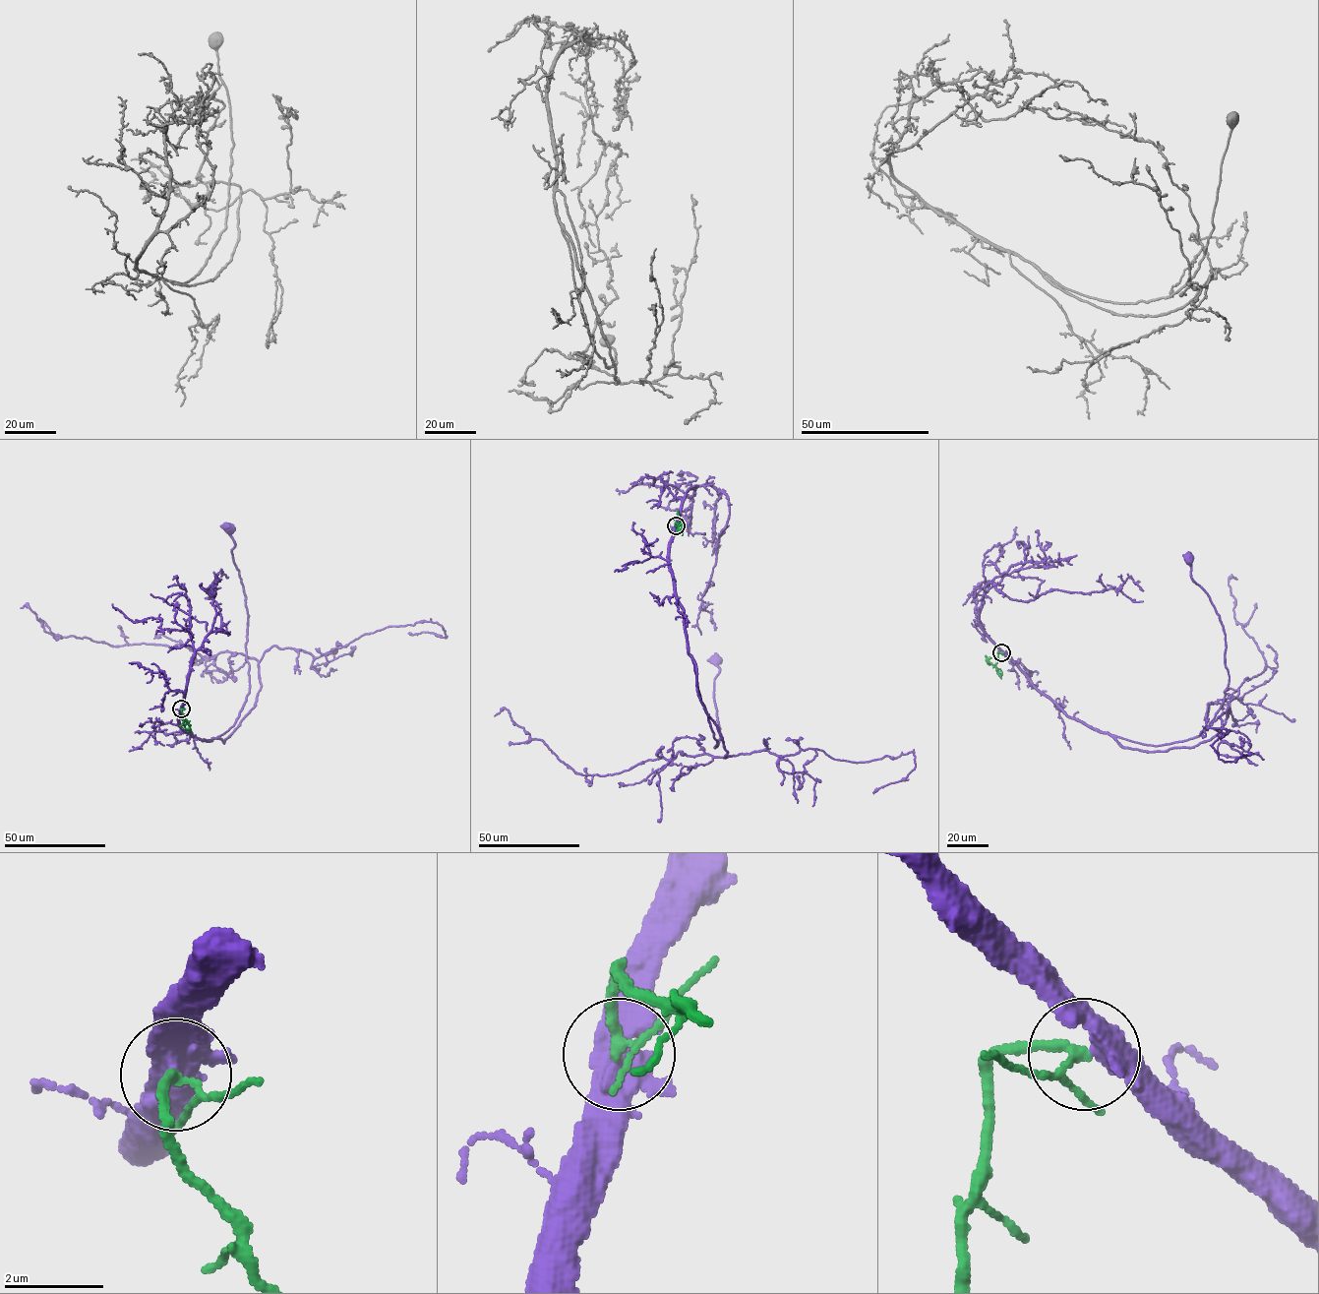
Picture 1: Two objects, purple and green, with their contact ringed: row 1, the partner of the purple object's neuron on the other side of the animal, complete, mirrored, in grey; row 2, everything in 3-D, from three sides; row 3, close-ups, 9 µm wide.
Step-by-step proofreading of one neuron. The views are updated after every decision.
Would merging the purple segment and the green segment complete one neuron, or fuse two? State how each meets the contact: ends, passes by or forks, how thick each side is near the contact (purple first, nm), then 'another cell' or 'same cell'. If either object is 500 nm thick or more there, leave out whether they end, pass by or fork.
purple forks there; green forks there; 400 nm thick on the purple side, 140 nm on the other; same cell

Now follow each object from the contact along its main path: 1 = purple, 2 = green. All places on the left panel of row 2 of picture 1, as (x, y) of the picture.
1: (181, 708), (180, 728), (202, 740), (210, 740), (232, 725), (249, 692), (248, 616), (229, 526)
2: (181, 708), (188, 721), (184, 720), (179, 726)

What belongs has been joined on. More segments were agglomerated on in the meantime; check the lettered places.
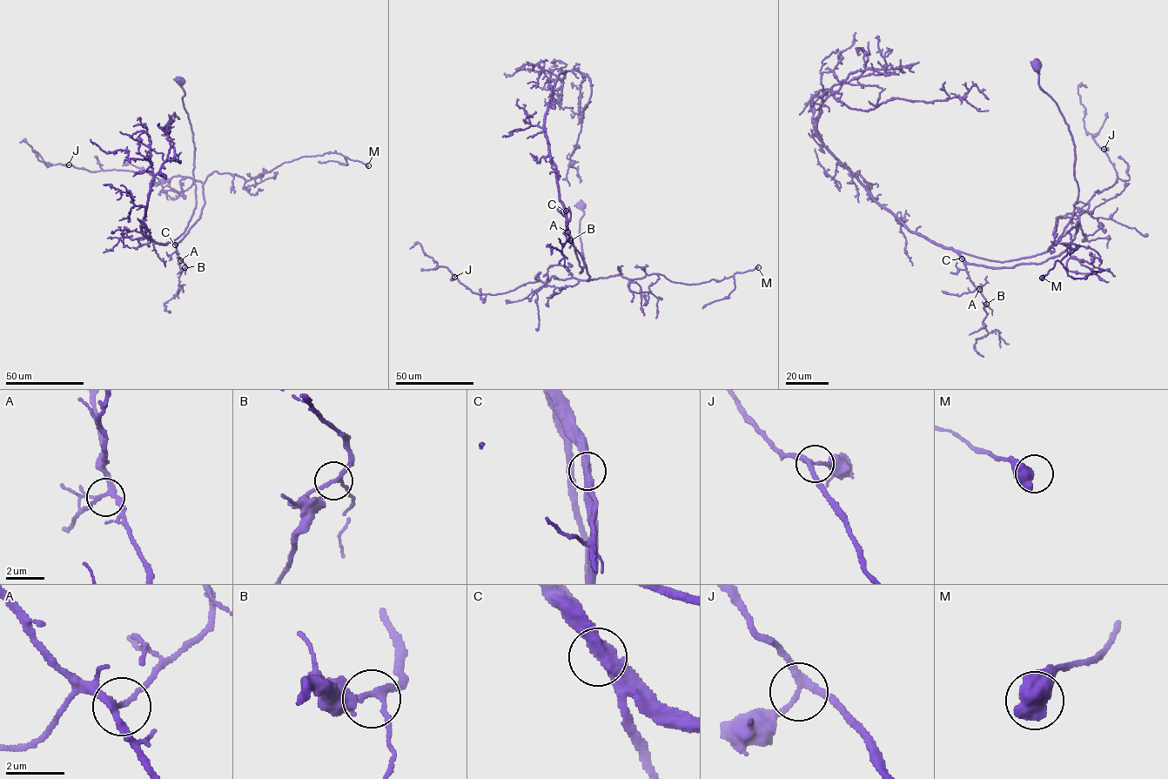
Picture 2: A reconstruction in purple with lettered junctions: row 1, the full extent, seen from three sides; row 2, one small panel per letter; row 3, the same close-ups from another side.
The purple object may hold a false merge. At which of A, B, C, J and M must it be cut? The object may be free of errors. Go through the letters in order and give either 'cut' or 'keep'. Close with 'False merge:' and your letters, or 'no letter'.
A: keep
B: keep
C: keep
J: keep
M: keep
False merge: no letter

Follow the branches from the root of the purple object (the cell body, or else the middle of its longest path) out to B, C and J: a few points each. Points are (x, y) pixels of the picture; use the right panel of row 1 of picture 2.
B: (1039, 65), (1040, 89), (1072, 137), (1078, 198), (1057, 241), (1043, 252), (1003, 262), (958, 251), (986, 304)
C: (1039, 65), (1040, 89), (1074, 145), (1073, 216), (1042, 253), (1003, 262), (958, 251), (962, 258)
J: (1039, 65), (1074, 145), (1073, 216), (1036, 255), (957, 251), (998, 268), (1063, 252), (1117, 181), (1104, 149)

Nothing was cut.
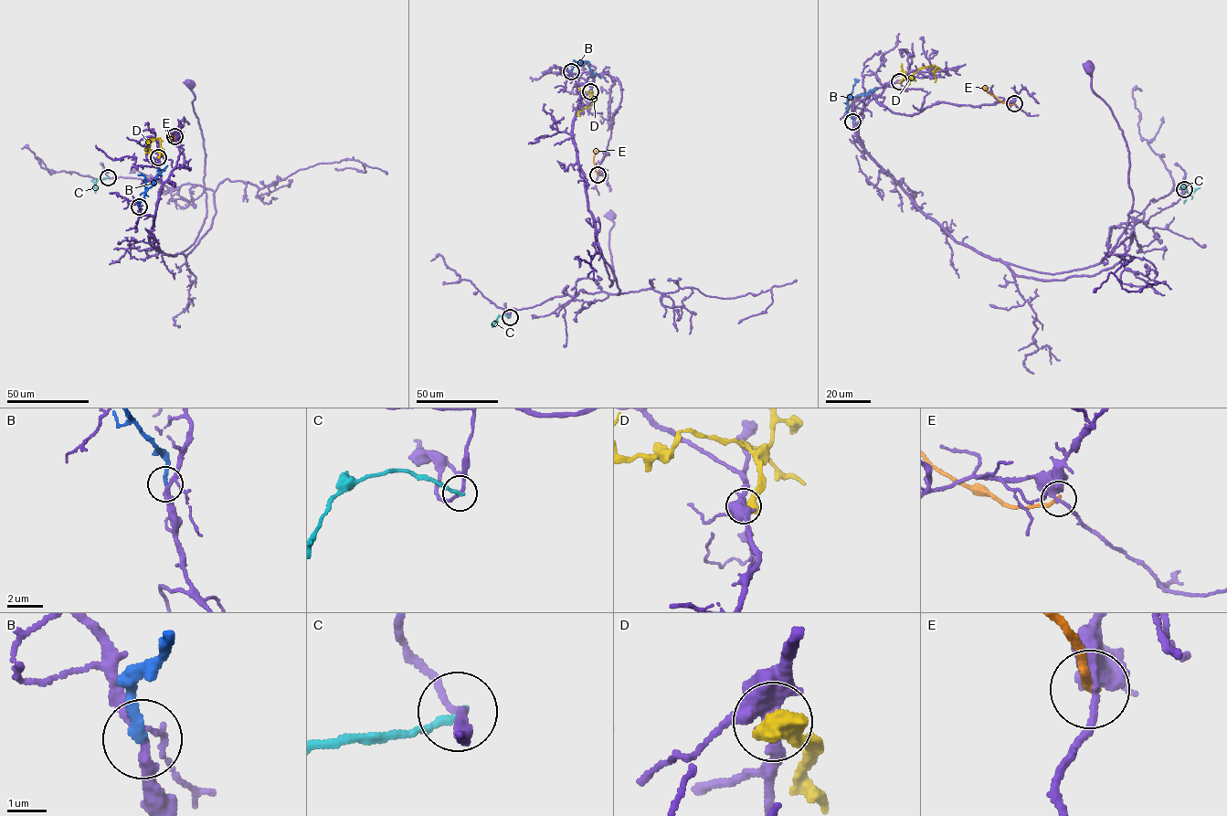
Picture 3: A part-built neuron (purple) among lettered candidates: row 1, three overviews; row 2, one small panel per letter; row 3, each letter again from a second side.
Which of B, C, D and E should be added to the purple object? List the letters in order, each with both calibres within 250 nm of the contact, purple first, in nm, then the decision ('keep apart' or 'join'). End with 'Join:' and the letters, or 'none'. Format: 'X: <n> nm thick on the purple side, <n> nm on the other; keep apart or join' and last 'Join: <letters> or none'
B: 220 nm thick on the purple side, 240 nm on the other; keep apart
C: 150 nm thick on the purple side, 200 nm on the other; keep apart
D: 440 nm thick on the purple side, 600 nm on the other; keep apart
E: 320 nm thick on the purple side, 200 nm on the other; keep apart
Join: none

